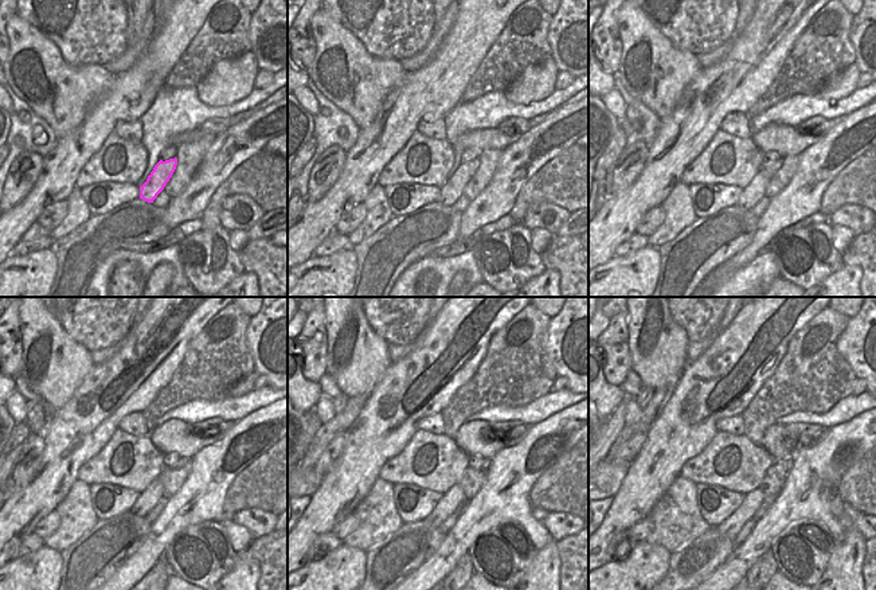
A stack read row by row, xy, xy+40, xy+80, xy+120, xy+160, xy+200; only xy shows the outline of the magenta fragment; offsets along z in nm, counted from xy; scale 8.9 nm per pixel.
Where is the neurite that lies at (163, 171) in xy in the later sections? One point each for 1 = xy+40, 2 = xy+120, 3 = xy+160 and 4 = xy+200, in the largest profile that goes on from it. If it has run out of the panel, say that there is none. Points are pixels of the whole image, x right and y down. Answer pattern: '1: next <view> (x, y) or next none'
1: next xy+40 (453, 190)
2: next xy+120 (152, 493)
3: next xy+160 (450, 503)
4: next xy+200 (753, 501)

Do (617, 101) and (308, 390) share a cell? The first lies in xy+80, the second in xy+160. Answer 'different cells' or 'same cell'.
different cells

